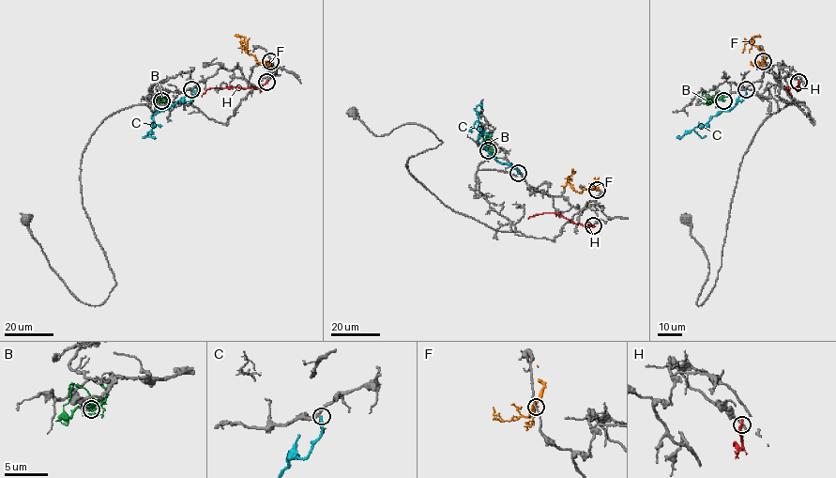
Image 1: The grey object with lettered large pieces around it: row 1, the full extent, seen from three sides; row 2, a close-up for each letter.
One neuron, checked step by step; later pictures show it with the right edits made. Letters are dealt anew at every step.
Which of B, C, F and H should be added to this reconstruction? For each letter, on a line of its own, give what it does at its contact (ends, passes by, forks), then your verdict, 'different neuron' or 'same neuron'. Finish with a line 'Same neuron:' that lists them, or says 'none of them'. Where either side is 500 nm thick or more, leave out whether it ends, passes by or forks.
B: it ends there; different neuron
C: it ends there; different neuron
F: it ends there; different neuron
H: it ends there; different neuron
Same neuron: none of them

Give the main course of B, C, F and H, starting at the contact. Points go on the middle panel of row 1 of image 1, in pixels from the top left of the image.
B: (488, 150), (488, 141), (480, 134), (483, 130), (479, 126)
C: (518, 173), (521, 173), (514, 166), (500, 163), (478, 141), (478, 115), (475, 108), (479, 103), (481, 108)
F: (597, 190), (586, 188), (581, 192), (576, 191), (569, 178), (570, 178), (565, 186), (560, 186)
H: (593, 225), (570, 222), (554, 213), (536, 214), (528, 218)

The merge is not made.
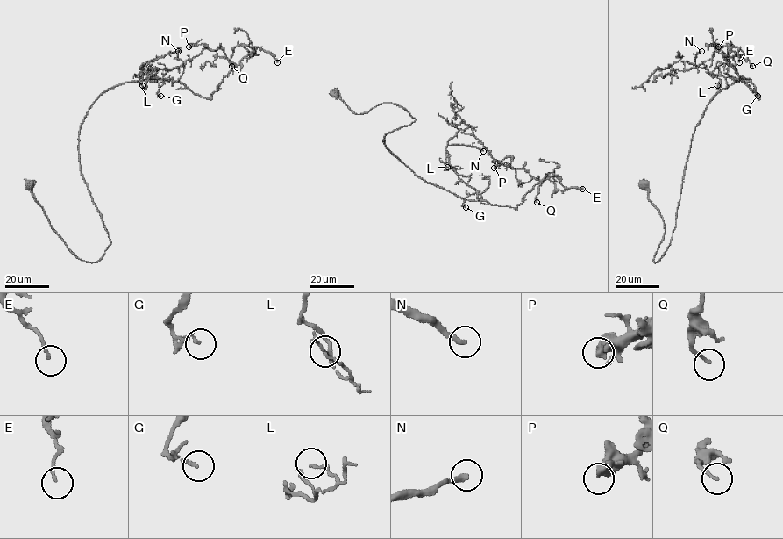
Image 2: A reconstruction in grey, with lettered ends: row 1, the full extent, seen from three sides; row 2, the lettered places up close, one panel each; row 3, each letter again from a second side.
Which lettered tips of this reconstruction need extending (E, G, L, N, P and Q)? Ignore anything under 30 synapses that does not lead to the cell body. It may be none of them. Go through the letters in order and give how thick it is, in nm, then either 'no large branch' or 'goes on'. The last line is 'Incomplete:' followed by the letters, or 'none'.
E: calibre 120 nm; no large branch
G: calibre 130 nm; no large branch
L: calibre 100 nm; no large branch
N: calibre 240 nm; goes on
P: calibre 550 nm; no large branch
Q: calibre 150 nm; no large branch
Incomplete: N

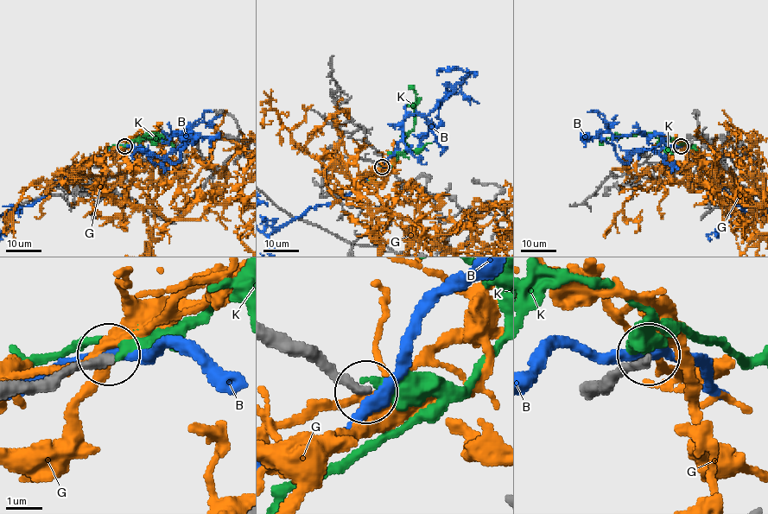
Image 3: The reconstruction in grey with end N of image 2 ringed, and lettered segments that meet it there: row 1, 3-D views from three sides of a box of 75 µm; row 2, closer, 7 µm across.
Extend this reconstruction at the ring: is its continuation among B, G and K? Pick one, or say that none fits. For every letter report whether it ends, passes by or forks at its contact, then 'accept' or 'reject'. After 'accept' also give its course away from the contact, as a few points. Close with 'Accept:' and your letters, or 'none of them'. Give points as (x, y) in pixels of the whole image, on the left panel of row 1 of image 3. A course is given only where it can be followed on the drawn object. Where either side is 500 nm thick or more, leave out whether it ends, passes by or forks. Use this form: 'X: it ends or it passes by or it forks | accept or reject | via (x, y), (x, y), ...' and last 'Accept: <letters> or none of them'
B: it passes by | reject
G: it forks | reject
K: it ends | reject
Accept: none of them

